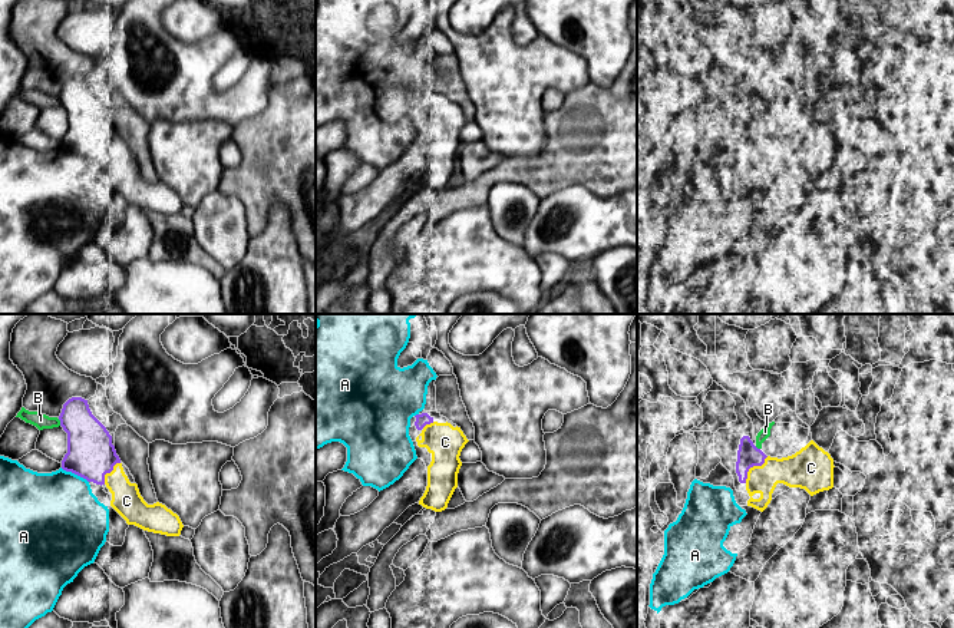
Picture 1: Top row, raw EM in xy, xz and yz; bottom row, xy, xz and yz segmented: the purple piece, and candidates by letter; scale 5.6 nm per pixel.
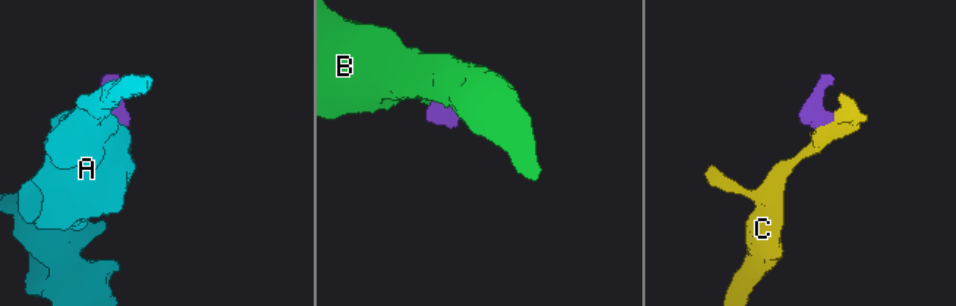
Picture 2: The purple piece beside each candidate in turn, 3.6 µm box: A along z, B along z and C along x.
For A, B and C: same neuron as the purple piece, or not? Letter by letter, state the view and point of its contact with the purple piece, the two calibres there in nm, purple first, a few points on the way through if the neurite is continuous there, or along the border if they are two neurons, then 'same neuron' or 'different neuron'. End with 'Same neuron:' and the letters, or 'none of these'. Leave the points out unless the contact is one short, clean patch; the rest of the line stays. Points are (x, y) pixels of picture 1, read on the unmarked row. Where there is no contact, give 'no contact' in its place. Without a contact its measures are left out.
A: contact xy (75, 152); calibres 280 and 460 nm; border xy (60, 146), (82, 155), (88, 161); different neuron
B: contact xy (60, 101); calibres 280 and 80 nm; different neuron
C: contact yz (752, 145); calibres 130 and 190 nm; same neuron
Same neuron: C

